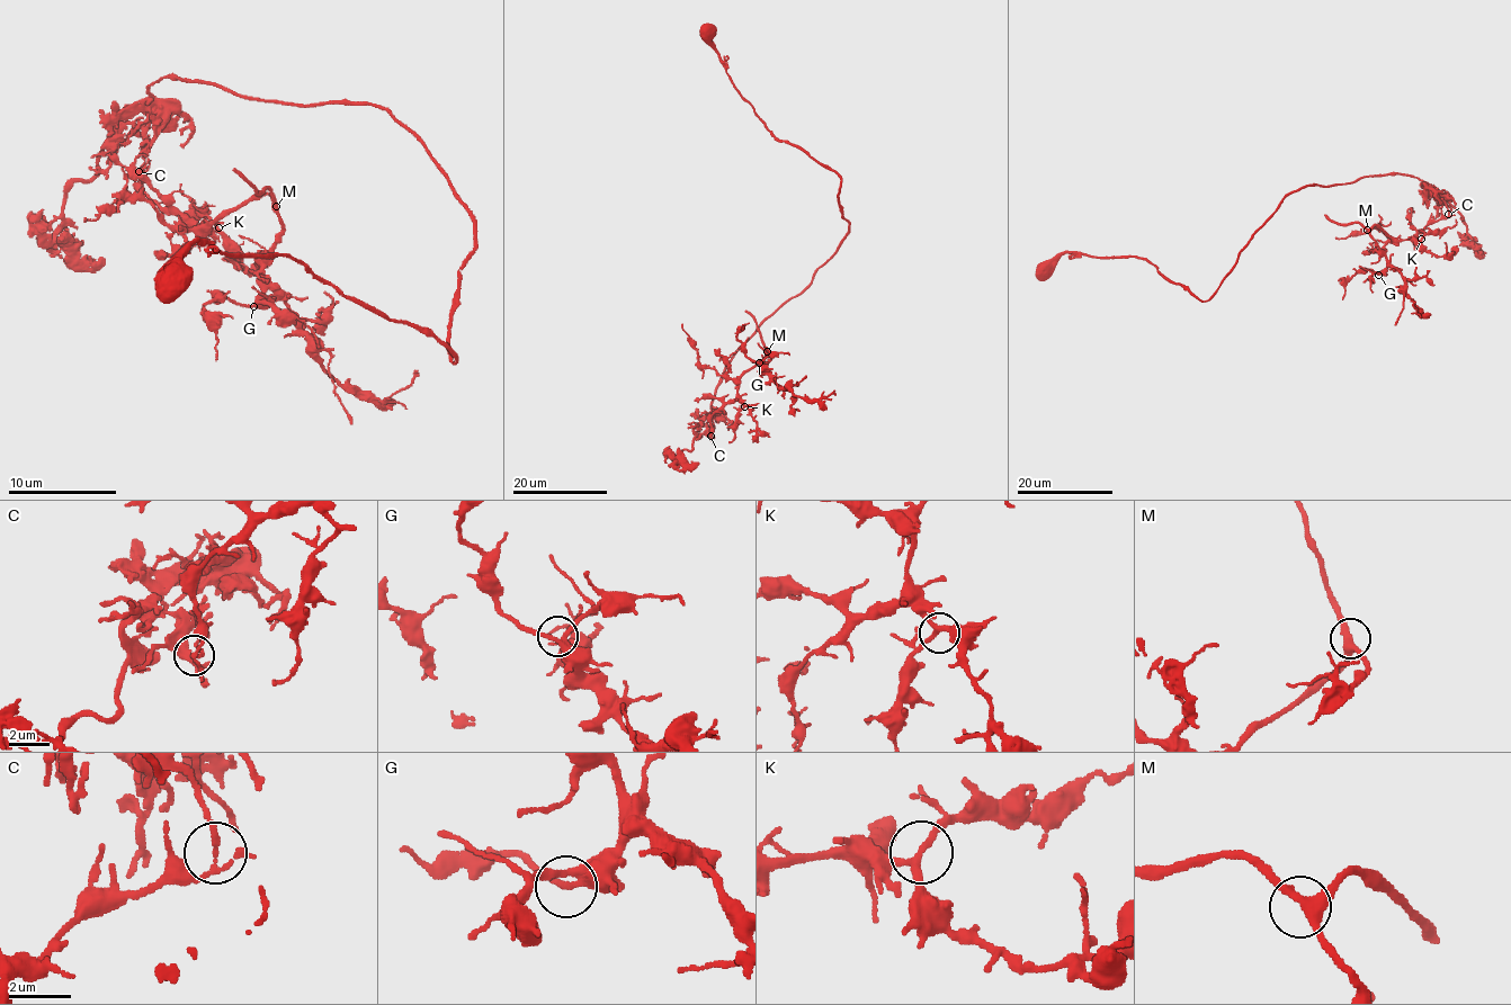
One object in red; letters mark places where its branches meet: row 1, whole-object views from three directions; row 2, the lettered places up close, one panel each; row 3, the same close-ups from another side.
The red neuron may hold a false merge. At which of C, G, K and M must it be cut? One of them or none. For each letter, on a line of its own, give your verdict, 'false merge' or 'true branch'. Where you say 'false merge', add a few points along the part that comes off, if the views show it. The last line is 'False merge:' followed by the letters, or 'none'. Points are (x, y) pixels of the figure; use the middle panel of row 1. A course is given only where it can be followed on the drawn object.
C: false merge; foreign part runs (711, 436), (711, 416), (735, 397), (739, 379), (767, 355), (763, 370), (795, 396), (822, 398), (834, 389)
G: true branch
K: true branch
M: true branch
False merge: C

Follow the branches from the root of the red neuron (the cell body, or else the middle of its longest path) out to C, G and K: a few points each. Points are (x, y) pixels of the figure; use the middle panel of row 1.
C: (708, 34), (765, 127), (841, 179), (838, 204), (848, 223), (812, 280), (733, 356), (711, 404), (711, 436)
G: (708, 34), (765, 127), (841, 179), (848, 223), (733, 356), (711, 436), (759, 362)
K: (708, 34), (765, 127), (841, 179), (848, 223), (812, 280), (733, 356), (711, 436), (716, 411), (744, 406)

